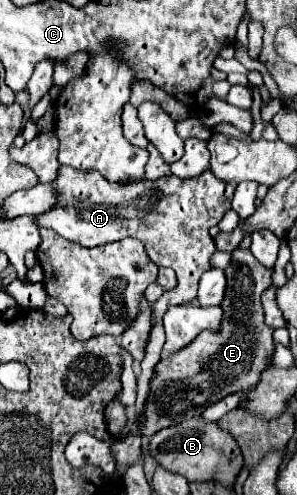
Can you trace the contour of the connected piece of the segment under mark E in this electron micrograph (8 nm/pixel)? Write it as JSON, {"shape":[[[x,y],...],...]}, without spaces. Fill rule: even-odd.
{"shape":[[[237,248],[225,268],[225,278],[227,288],[221,302],[221,326],[217,330],[203,330],[189,346],[157,364],[157,378],[151,384],[147,410],[139,426],[141,434],[153,436],[161,428],[201,416],[205,408],[229,394],[253,390],[259,384],[263,370],[269,368],[275,342],[273,328],[263,320],[265,312],[261,306],[261,294],[271,284],[271,270],[263,270],[247,248]]]}

